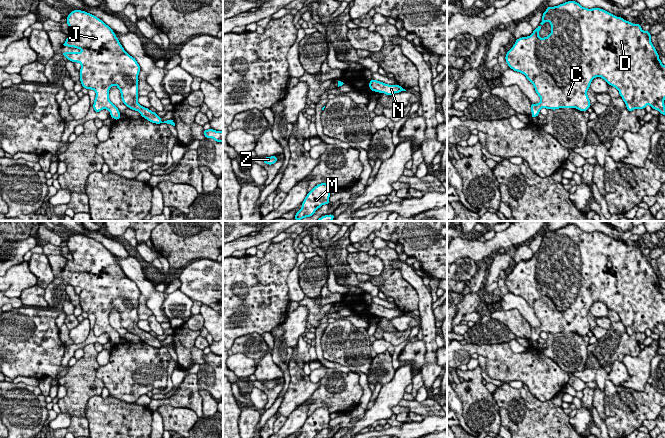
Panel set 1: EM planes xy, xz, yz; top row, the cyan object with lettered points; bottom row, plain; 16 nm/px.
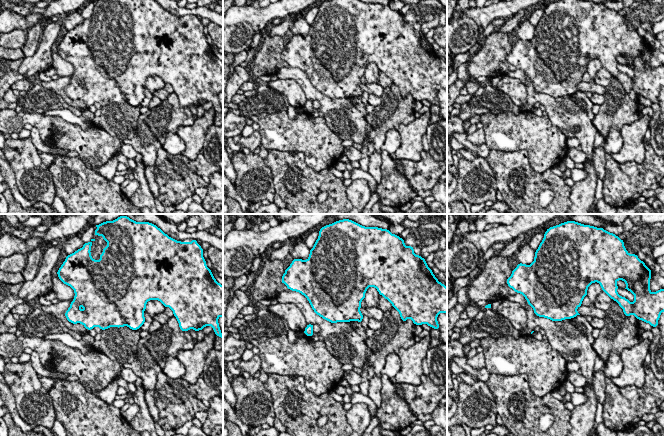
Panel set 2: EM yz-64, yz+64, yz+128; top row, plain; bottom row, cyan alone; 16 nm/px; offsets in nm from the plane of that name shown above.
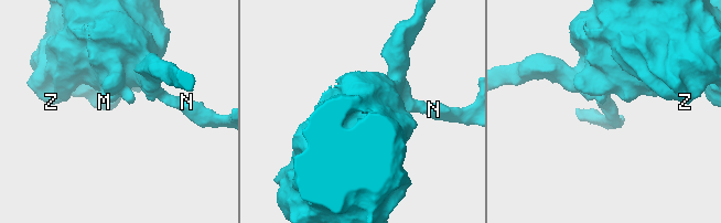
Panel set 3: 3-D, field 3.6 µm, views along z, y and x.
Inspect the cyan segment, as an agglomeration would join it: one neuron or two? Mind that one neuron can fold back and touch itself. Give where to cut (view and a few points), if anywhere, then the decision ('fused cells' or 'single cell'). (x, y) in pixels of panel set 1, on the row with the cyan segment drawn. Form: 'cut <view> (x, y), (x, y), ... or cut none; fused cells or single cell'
cut none; single cell

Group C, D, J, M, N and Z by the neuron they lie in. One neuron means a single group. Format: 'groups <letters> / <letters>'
groups C D J M N Z

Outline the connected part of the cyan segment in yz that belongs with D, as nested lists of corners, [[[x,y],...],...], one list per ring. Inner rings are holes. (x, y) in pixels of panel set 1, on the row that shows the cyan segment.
[[[567,1],[554,7],[546,7],[543,12],[541,25],[533,30],[527,37],[516,39],[513,47],[506,53],[505,60],[509,68],[520,72],[533,84],[541,101],[531,103],[531,118],[539,115],[541,108],[556,110],[559,108],[576,108],[582,112],[591,107],[587,91],[592,80],[601,77],[607,84],[615,87],[629,112],[634,109],[645,109],[650,105],[665,115],[665,65],[659,59],[655,47],[651,42],[651,34],[643,31],[640,24],[633,24],[617,17],[601,8],[588,9],[582,7],[576,1]],[[549,22],[551,33],[547,37],[540,38],[541,26]]]

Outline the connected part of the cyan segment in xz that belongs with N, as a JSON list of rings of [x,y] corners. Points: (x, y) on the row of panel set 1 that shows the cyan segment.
[[[374,79],[370,80],[369,88],[370,88],[371,91],[384,93],[388,96],[391,96],[395,93],[399,93],[399,92],[402,92],[402,91],[406,91],[405,89],[403,89],[398,84],[389,85],[389,84],[385,84],[381,81],[377,81],[377,80],[374,80]]]

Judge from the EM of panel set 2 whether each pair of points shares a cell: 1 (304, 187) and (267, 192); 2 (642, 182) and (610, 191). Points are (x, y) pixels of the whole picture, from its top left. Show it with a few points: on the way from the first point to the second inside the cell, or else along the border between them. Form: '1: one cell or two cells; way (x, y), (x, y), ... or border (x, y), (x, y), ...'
1: two cells; border (269, 168), (276, 192)
2: one cell; way (634, 182), (625, 182), (618, 189)

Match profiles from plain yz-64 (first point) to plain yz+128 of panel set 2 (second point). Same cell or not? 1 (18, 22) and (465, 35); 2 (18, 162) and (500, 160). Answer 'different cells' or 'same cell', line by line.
1: different cells
2: different cells

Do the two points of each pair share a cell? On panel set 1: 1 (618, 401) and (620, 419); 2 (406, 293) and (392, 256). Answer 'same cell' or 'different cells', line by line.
1: same cell
2: same cell

